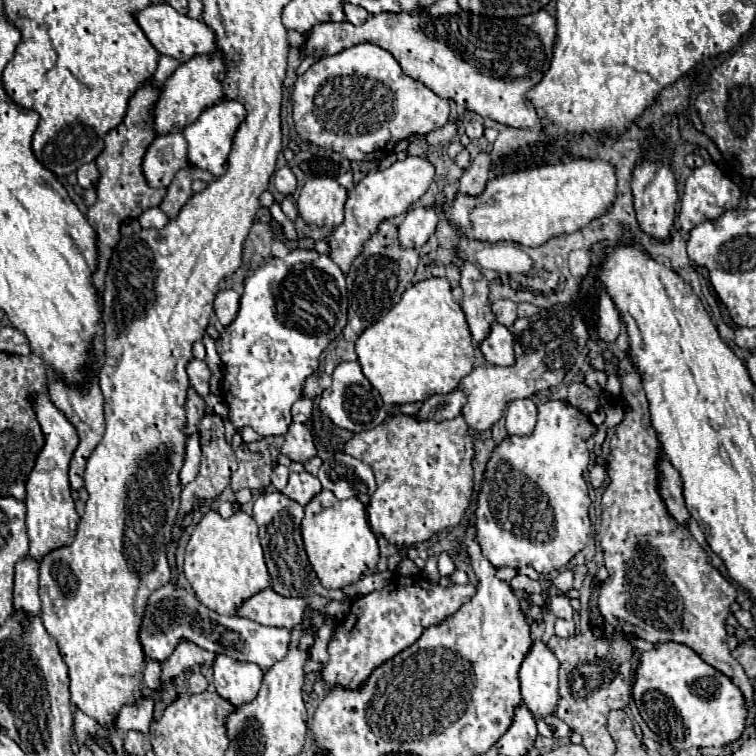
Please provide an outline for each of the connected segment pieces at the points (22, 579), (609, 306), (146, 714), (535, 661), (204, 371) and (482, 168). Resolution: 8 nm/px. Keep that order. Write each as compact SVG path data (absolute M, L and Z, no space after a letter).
M28 555L16 565L14 579L14 609L24 611L26 615L40 613L38 597L38 563Z
M600 291L600 313L598 315L600 315L600 325L598 325L600 339L606 343L614 343L620 333L620 319L618 319L618 311L606 291Z
M144 697L138 703L124 705L116 719L116 729L120 729L120 731L134 729L134 731L148 733L148 727L152 723L152 707L154 707L152 697Z
M536 641L520 667L522 699L534 719L554 715L558 705L558 659L548 645Z
M192 359L192 361L188 363L186 371L188 371L188 377L190 377L192 387L194 387L202 397L206 397L206 395L210 393L210 379L212 379L210 367L208 367L204 361Z
M480 151L472 159L472 163L464 171L464 175L460 177L460 193L464 193L464 195L480 195L484 191L484 187L486 187L490 165L492 165L490 153Z

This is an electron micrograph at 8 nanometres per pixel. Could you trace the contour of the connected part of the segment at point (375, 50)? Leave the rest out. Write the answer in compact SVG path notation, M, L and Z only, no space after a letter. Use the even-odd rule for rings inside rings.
M360 43L350 49L344 49L336 55L326 55L314 63L304 75L296 79L294 91L294 127L304 143L336 151L350 161L362 159L384 159L386 153L392 153L394 145L416 133L430 133L440 129L448 121L448 101L430 91L424 83L402 73L398 61L378 45Z

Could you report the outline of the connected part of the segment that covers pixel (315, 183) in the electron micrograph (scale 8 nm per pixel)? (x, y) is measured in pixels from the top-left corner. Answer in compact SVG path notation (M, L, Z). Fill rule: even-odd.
M332 177L310 179L296 201L300 217L312 227L338 227L344 221L346 189Z

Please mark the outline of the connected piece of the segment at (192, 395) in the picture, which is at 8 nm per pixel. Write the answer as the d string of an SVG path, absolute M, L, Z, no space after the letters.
M188 387L188 395L186 395L184 407L186 407L186 427L182 431L186 431L186 437L190 437L190 435L198 433L200 421L202 421L204 413L206 413L208 405L204 403L204 399L192 387Z

